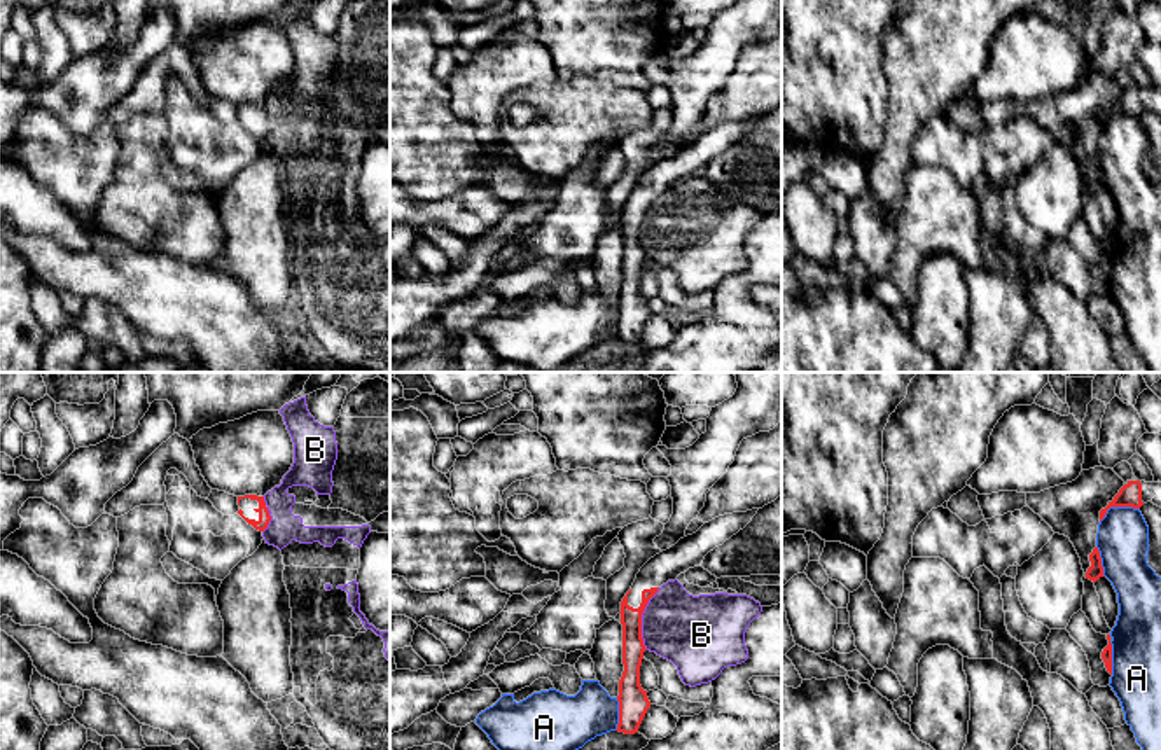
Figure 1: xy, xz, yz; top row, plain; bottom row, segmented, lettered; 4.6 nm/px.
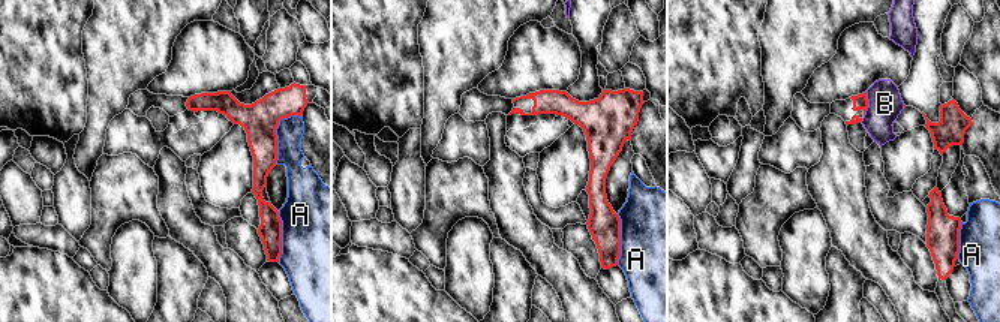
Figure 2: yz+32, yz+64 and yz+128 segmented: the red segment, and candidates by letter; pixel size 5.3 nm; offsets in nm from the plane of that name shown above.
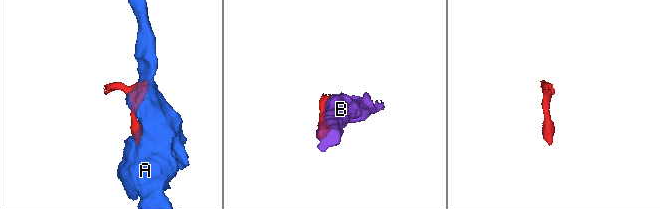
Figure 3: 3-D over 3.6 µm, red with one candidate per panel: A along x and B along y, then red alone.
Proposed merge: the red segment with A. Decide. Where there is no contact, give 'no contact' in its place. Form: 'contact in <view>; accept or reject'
contact in yz; reject

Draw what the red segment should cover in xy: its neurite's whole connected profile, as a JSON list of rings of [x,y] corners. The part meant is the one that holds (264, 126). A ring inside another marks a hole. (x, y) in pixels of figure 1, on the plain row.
[[[245,103],[238,105],[238,122],[255,138],[264,140],[271,129],[264,105]]]

